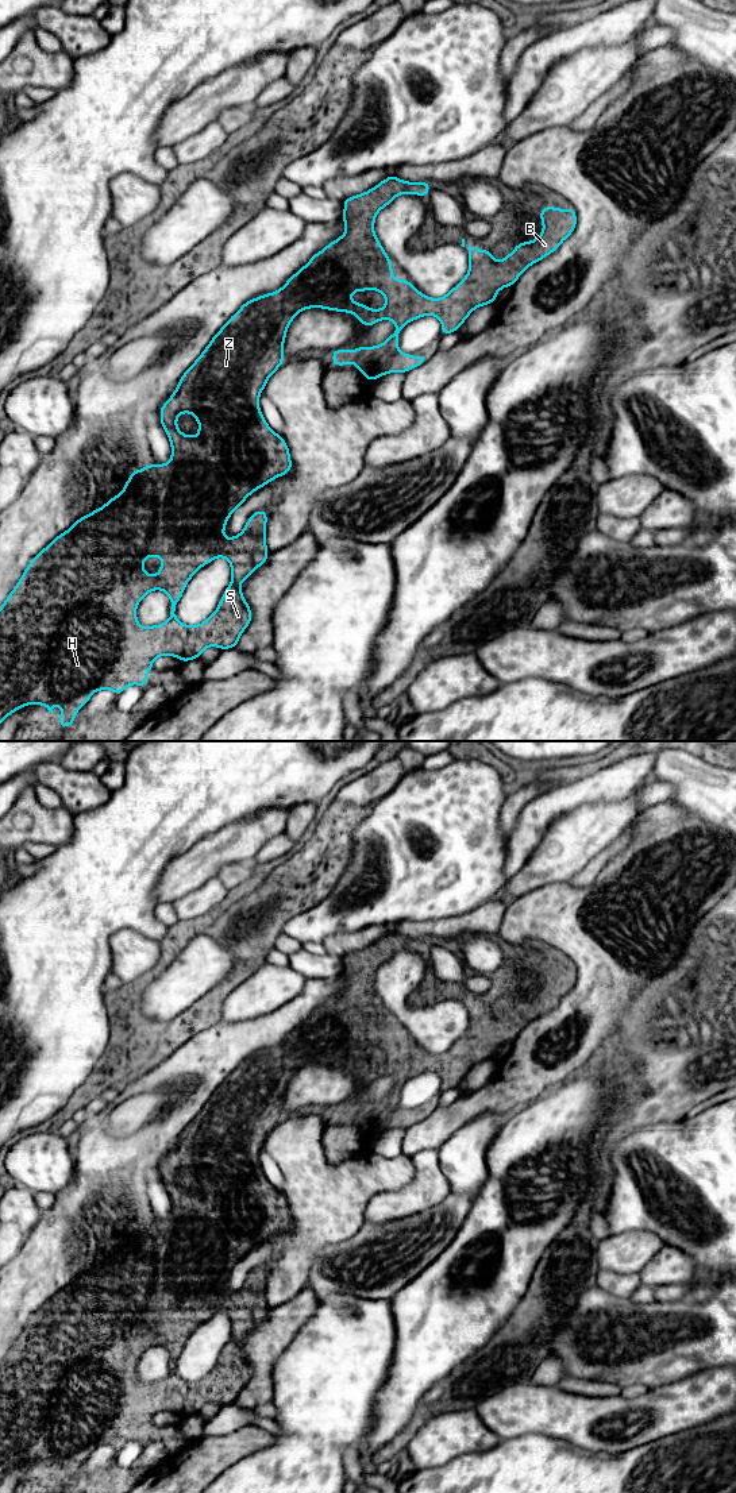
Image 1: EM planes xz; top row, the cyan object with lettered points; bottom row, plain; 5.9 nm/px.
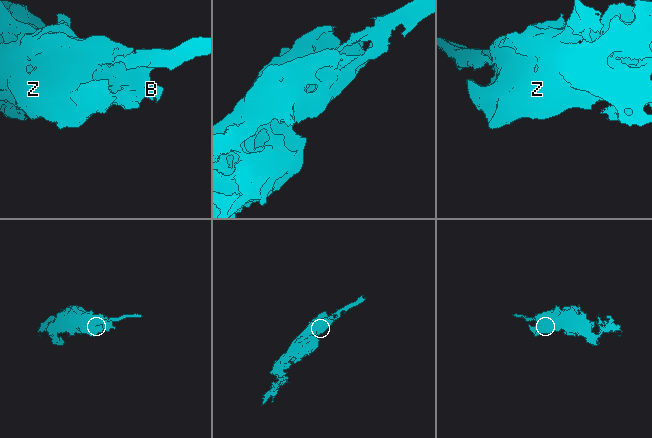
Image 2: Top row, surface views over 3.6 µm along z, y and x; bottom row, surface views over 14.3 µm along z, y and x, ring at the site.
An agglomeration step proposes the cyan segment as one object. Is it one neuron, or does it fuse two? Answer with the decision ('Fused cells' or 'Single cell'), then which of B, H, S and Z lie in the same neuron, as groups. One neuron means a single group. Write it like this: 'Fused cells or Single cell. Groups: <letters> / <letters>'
Single cell. Groups: B H S Z

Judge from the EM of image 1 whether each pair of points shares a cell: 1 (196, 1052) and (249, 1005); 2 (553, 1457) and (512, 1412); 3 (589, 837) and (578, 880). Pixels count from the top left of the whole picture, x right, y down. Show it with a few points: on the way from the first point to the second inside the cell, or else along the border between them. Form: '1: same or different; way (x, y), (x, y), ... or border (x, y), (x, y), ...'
1: different; border (261, 1015), (243, 1021), (222, 1021)
2: different; border (563, 1439), (539, 1434), (521, 1434), (501, 1441)
3: different; border (604, 849), (566, 882)

